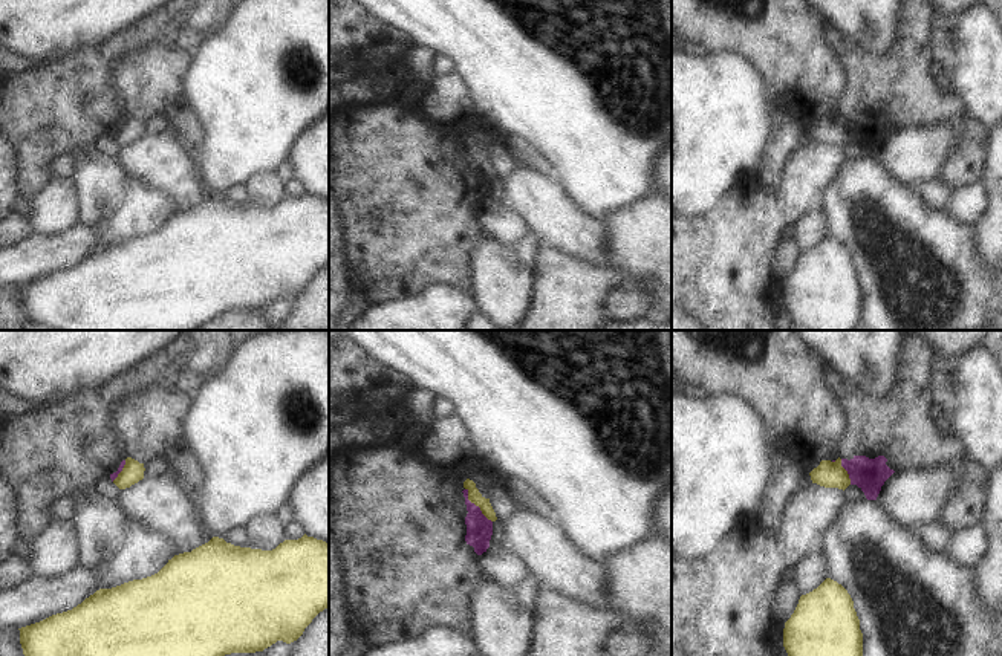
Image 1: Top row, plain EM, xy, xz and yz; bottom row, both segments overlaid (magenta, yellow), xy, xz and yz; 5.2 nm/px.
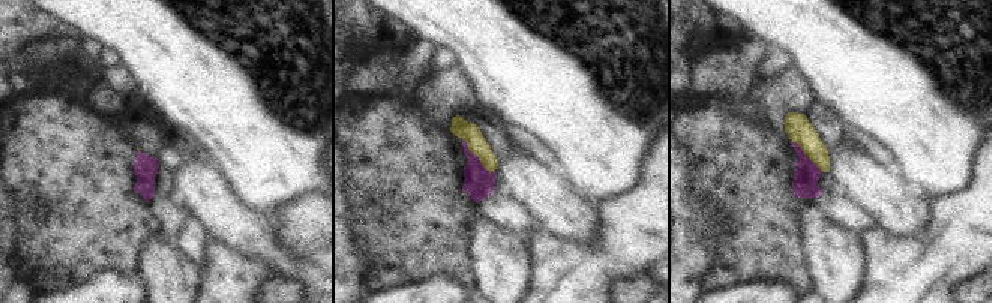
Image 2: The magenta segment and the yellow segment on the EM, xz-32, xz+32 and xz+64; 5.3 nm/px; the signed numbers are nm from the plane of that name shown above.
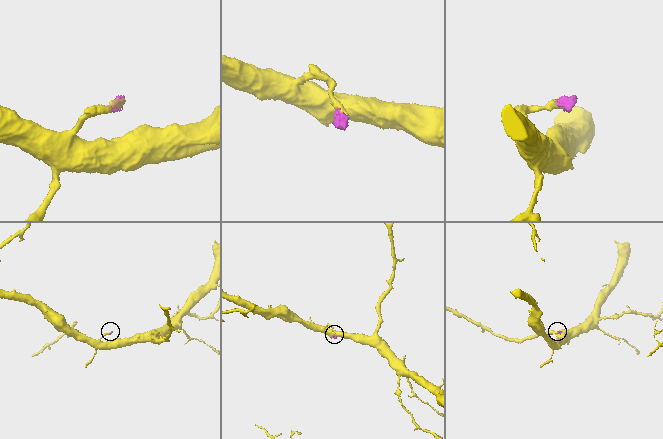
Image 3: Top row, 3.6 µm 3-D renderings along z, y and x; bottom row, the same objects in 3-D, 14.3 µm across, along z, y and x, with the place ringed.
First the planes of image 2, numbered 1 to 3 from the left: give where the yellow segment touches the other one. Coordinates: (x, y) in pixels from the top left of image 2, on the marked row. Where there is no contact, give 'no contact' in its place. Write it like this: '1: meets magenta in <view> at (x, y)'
1: no contact
2: meets magenta in xz+32 at (477, 158)
3: meets magenta in xz+64 at (805, 155)

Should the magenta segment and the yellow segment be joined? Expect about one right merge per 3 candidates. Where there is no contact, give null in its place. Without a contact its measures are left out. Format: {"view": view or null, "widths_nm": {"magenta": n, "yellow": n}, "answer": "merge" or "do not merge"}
{"view": "xz", "widths_nm": {"magenta": 140, "yellow": 70}, "answer": "do not merge"}

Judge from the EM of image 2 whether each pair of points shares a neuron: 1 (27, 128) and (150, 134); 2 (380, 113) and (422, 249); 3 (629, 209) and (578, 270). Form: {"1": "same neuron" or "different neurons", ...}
{"1": "different neurons", "2": "same neuron", "3": "same neuron"}

